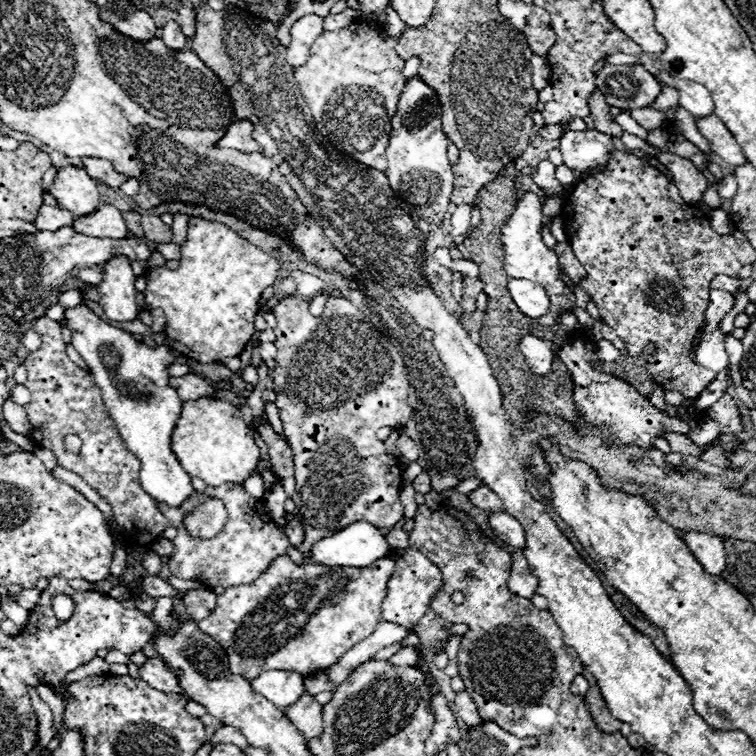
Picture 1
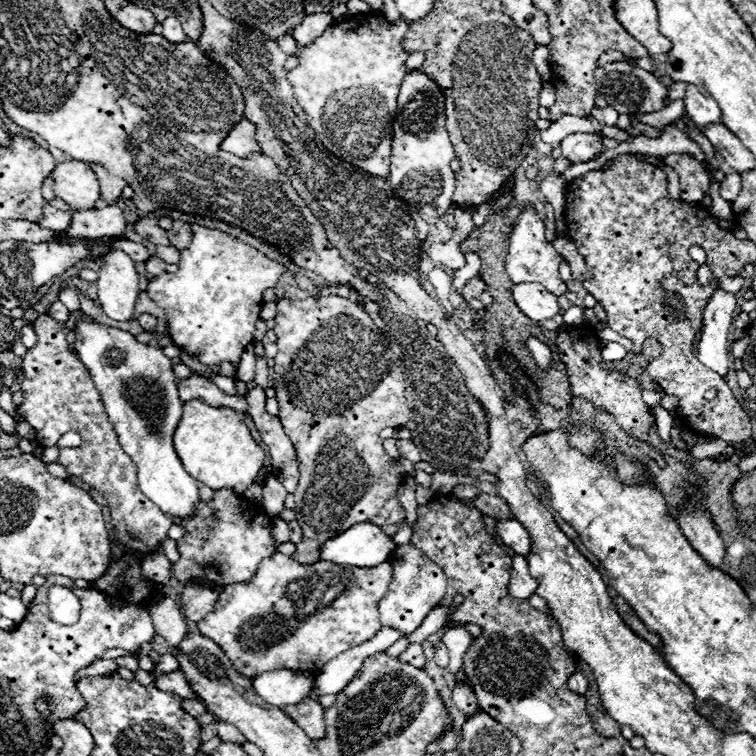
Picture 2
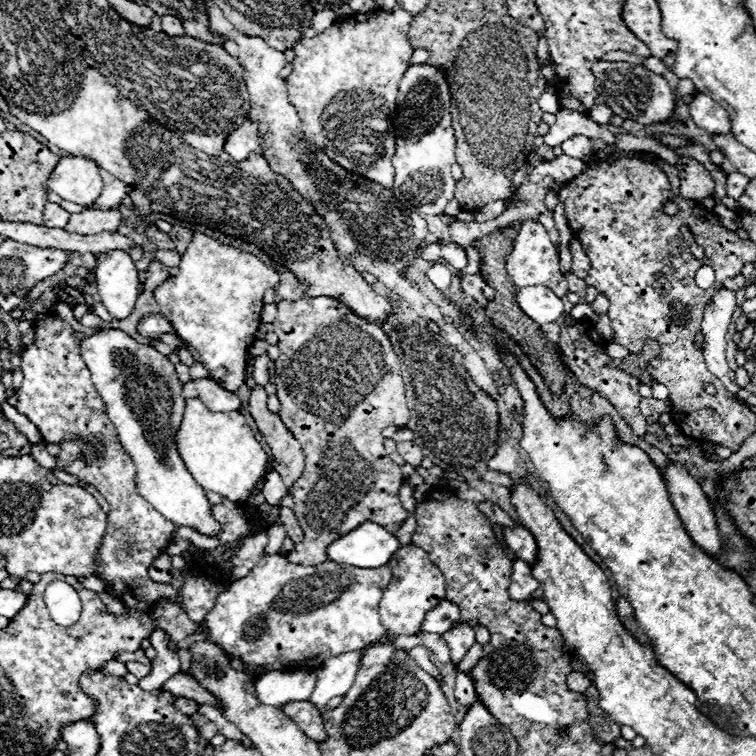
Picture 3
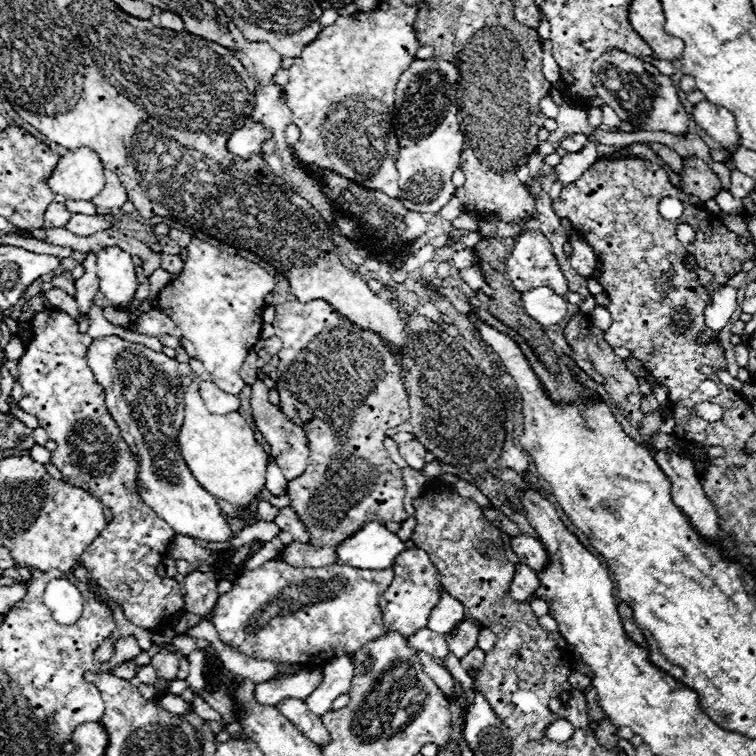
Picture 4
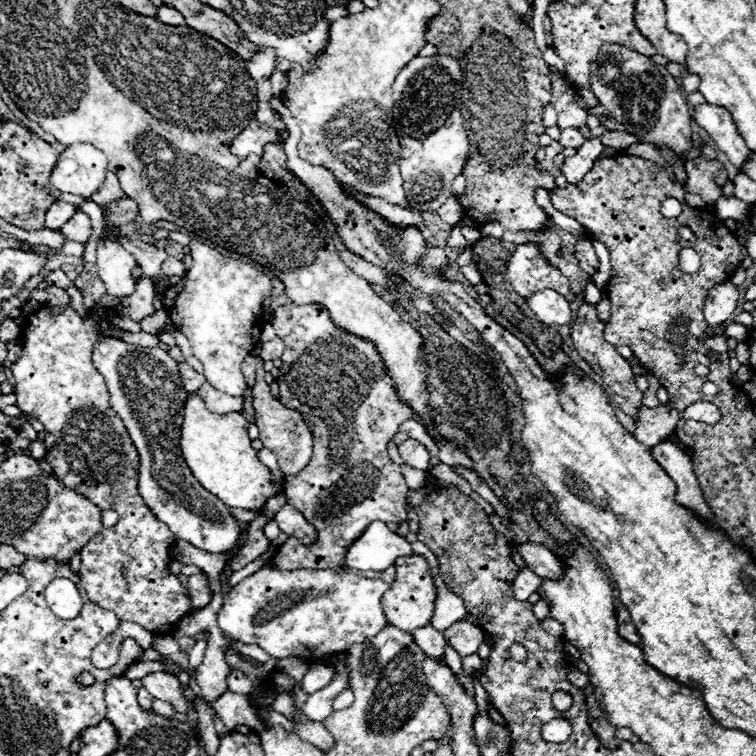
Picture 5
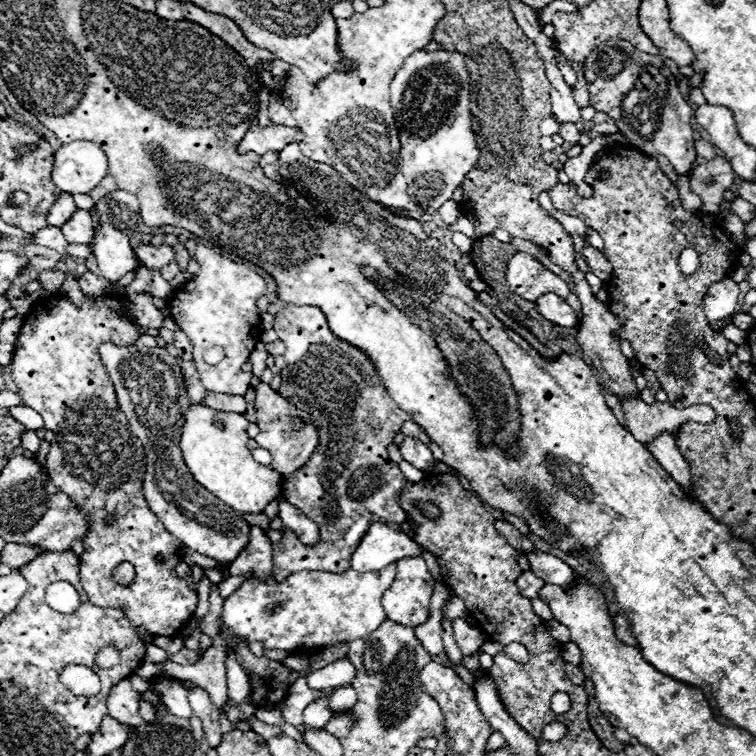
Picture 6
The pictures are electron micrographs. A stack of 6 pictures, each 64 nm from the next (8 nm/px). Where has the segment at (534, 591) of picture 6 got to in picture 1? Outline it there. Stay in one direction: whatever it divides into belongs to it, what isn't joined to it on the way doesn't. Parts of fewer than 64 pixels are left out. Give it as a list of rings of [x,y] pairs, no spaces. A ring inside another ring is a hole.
[[[514,550],[512,552],[512,570],[510,570],[510,578],[508,578],[508,590],[514,596],[532,598],[536,586],[538,586],[538,578],[530,572],[526,558],[522,556],[520,550]]]

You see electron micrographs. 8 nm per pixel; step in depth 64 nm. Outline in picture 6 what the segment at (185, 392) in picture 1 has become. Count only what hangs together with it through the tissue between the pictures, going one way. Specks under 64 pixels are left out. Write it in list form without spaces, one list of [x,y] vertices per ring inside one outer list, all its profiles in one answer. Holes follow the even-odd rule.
[[[206,390],[204,404],[220,412],[238,412],[238,414],[246,412],[246,400],[242,396],[232,396],[232,394],[212,394]]]

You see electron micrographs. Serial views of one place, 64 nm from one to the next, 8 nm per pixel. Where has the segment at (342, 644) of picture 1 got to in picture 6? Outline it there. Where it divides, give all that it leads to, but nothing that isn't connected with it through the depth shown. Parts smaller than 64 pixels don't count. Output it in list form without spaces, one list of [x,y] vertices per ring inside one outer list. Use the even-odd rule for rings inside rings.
[[[396,564],[372,574],[352,568],[342,574],[302,570],[290,574],[284,582],[276,582],[274,576],[268,582],[246,580],[226,598],[220,620],[230,634],[246,642],[262,642],[266,650],[282,650],[288,654],[326,650],[340,642],[366,638],[386,620],[380,600],[394,576]]]

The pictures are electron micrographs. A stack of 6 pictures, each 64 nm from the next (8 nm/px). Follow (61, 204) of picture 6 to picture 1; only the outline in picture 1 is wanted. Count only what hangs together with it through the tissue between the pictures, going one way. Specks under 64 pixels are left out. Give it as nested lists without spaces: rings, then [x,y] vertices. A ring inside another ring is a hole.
[[[42,204],[38,210],[38,216],[34,220],[34,226],[38,230],[58,230],[62,226],[72,226],[74,218],[68,210],[62,210],[60,206],[46,206]]]

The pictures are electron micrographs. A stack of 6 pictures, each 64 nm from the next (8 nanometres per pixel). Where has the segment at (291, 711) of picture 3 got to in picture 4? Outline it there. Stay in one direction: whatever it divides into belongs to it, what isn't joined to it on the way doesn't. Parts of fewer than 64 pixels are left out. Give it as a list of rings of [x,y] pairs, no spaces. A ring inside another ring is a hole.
[[[286,698],[276,706],[308,740],[316,742],[318,746],[324,746],[330,742],[330,734],[324,728],[320,716],[312,714],[306,708],[306,702],[296,702],[296,698]]]

